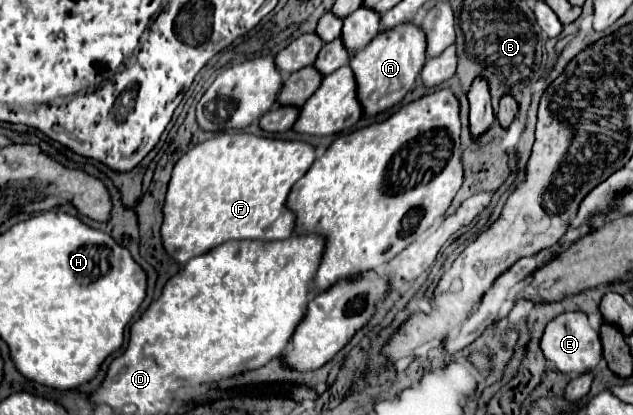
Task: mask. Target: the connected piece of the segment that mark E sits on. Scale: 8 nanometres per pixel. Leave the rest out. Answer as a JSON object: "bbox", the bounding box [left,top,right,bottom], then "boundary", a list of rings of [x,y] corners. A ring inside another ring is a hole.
{"bbox":[540,311,602,373],"boundary":[[[572,311],[572,313],[562,313],[556,319],[552,319],[544,335],[540,339],[540,349],[544,351],[544,357],[552,361],[560,371],[564,373],[584,373],[584,371],[594,371],[596,365],[602,359],[602,343],[600,335],[590,327],[586,313],[582,311]]]}

